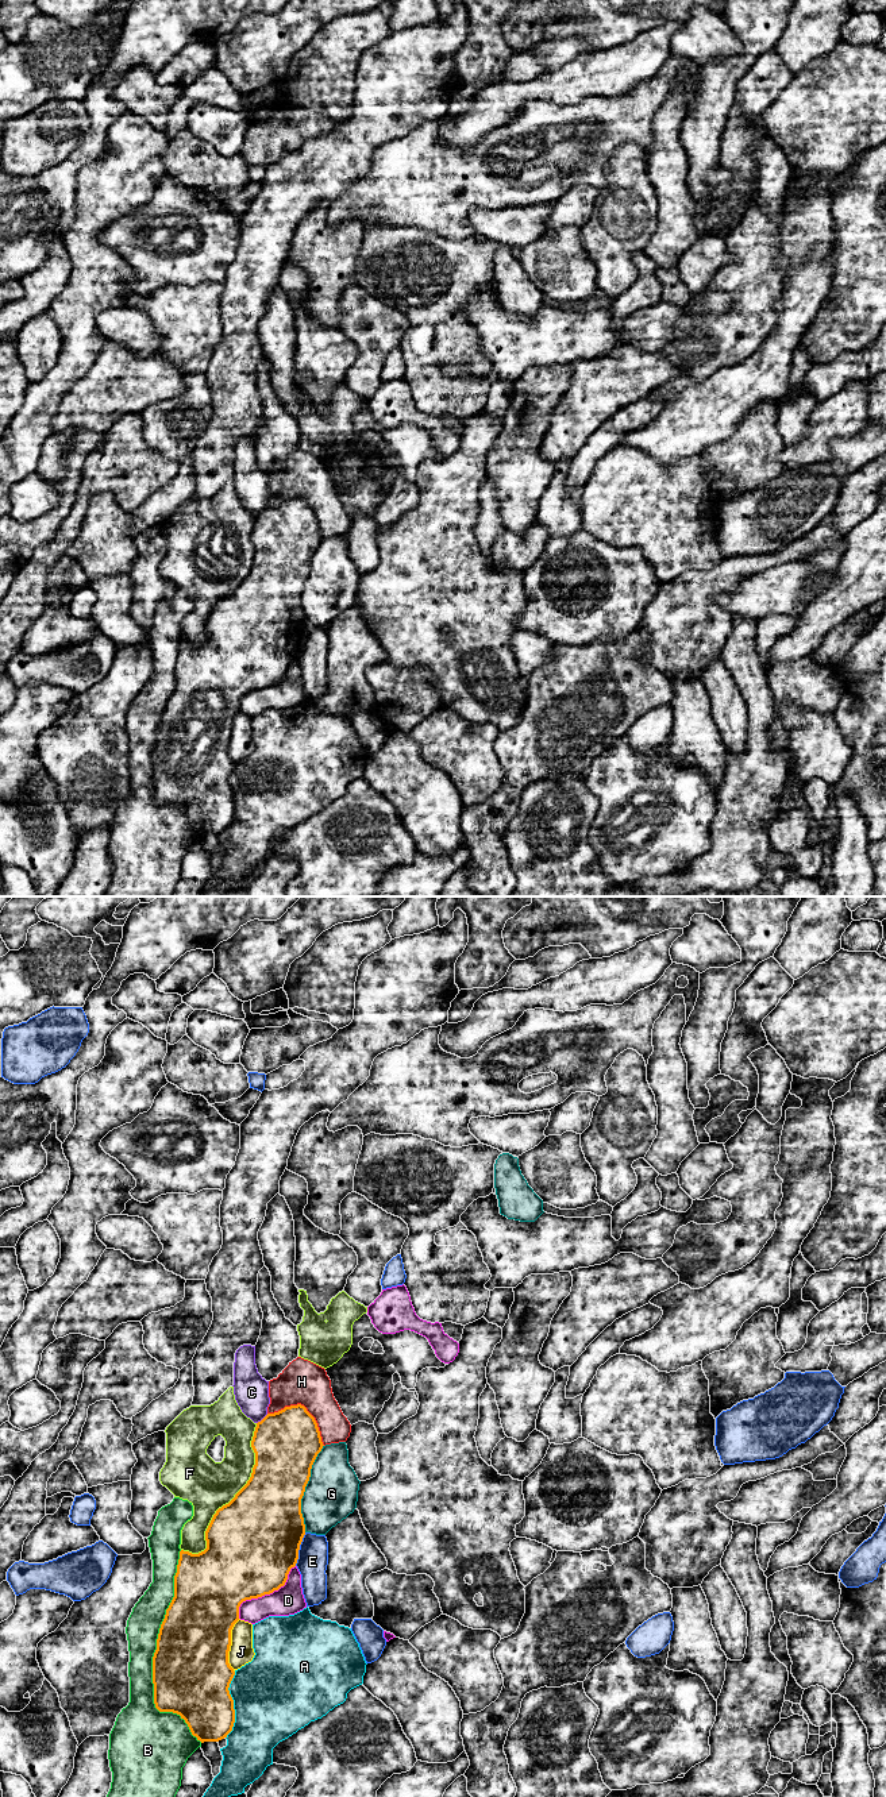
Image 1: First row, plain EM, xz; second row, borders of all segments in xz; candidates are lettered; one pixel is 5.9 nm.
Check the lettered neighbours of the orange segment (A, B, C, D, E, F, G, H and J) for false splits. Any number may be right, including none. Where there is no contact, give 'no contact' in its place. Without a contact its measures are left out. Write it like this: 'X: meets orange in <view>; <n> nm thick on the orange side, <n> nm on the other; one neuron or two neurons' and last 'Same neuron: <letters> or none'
A: meets orange in xz; 380 nm thick on the orange side, 480 nm on the other; two neurons
B: meets orange in xz; 460 nm thick on the orange side, 200 nm on the other; two neurons
C: meets orange in xz; 380 nm thick on the orange side, 200 nm on the other; two neurons
D: meets orange in xz; 500 nm thick on the orange side, 180 nm on the other; two neurons
E: meets orange in xz; 500 nm thick on the orange side, 180 nm on the other; two neurons
F: meets orange in xz; 500 nm thick on the orange side, 300 nm on the other; two neurons
G: meets orange in xz; 400 nm thick on the orange side, 320 nm on the other; two neurons
H: meets orange in xz; 380 nm thick on the orange side, 260 nm on the other; two neurons
J: meets orange in xz; 440 nm thick on the orange side, 140 nm on the other; two neurons
Same neuron: none

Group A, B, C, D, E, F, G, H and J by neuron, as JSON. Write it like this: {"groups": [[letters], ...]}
{"groups": [["A"], ["B"], ["C"], ["D"], ["E"], ["F"], ["G"], ["H"], ["J"]]}

